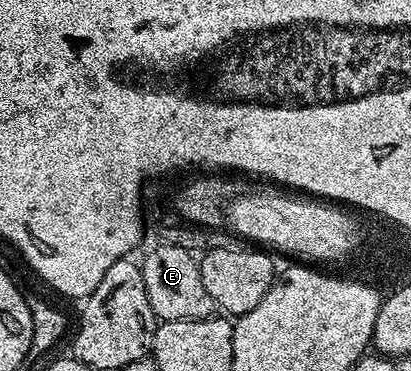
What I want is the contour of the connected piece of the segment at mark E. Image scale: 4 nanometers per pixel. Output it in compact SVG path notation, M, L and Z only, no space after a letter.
M158 245L140 263L147 300L161 322L178 322L184 318L207 318L215 307L207 287L203 285L201 263L188 249L179 246Z

